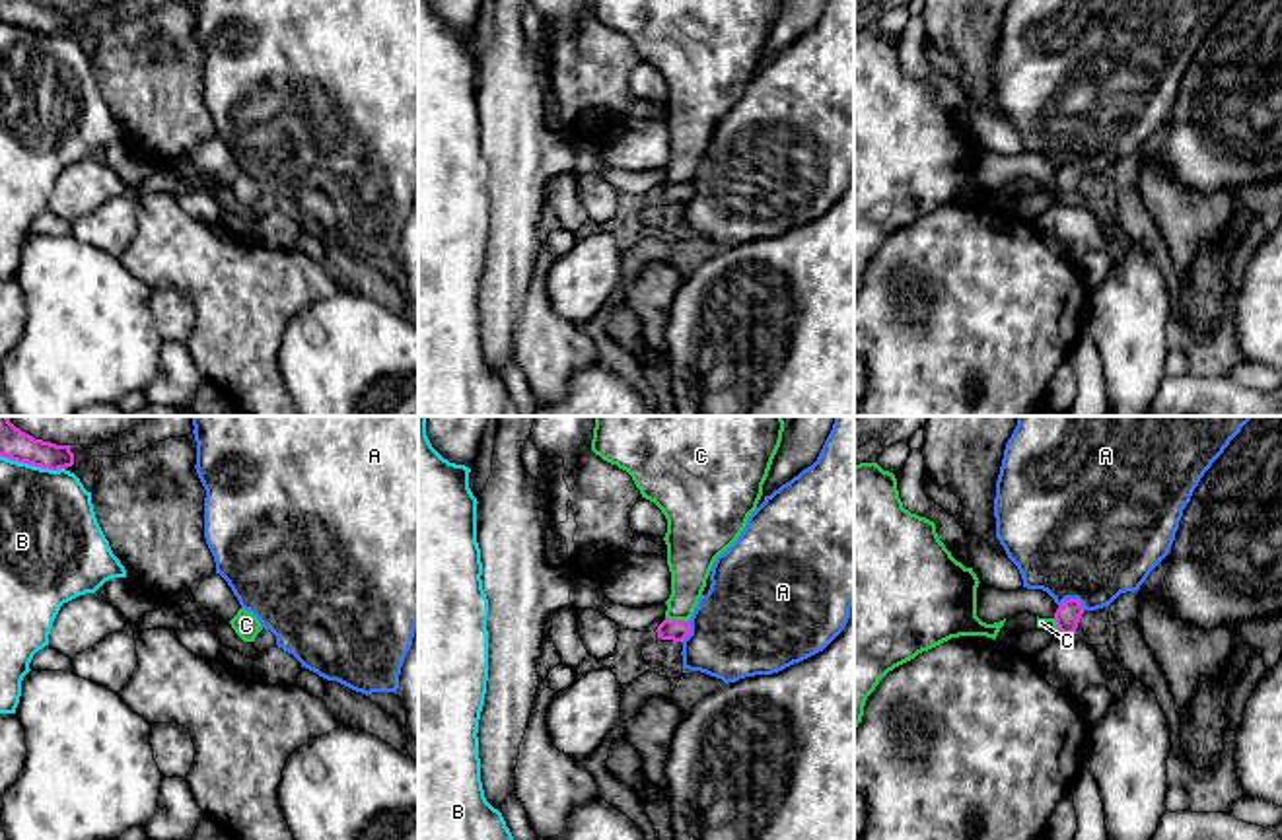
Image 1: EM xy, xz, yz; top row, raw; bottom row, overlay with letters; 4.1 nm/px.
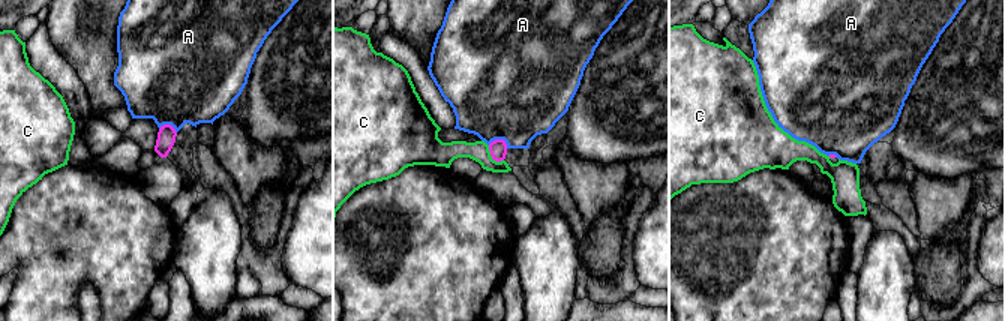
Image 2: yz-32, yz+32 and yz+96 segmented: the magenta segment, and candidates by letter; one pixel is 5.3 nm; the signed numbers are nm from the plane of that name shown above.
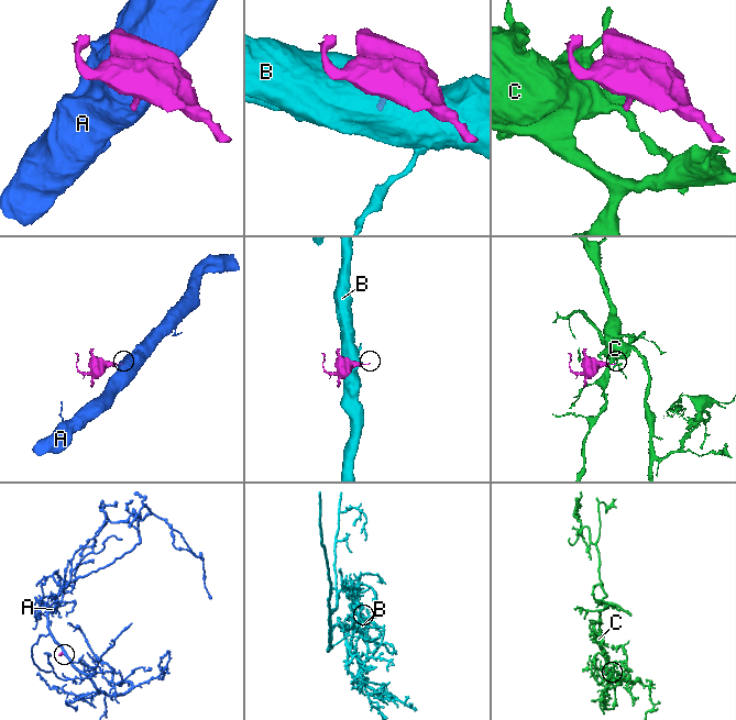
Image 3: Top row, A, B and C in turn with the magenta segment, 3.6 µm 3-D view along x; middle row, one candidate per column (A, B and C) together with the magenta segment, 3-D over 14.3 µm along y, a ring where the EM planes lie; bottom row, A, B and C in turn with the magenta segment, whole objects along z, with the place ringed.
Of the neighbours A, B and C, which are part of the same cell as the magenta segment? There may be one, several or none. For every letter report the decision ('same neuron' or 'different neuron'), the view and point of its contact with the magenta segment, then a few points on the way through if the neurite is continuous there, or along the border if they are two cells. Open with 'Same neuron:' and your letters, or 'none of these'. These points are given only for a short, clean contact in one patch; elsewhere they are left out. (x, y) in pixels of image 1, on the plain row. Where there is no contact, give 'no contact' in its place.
Same neuron: none of these
A: different neuron | yz (1072, 164) | along yz (1059, 170), (1067, 164), (1076, 164), (1084, 174)
B: different neuron | xy (34, 30)
C: different neuron | xz (677, 185) | along xz (666, 181), (687, 185)

